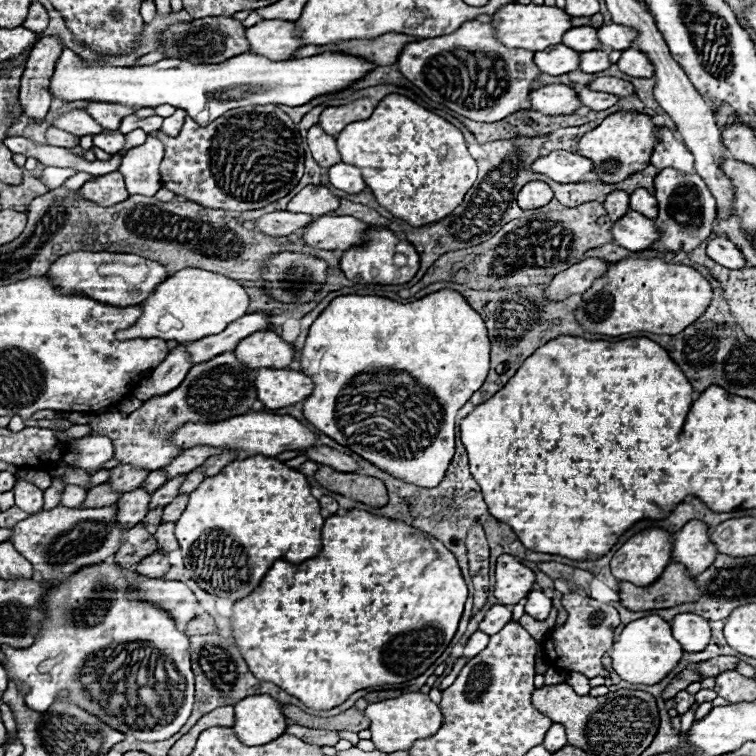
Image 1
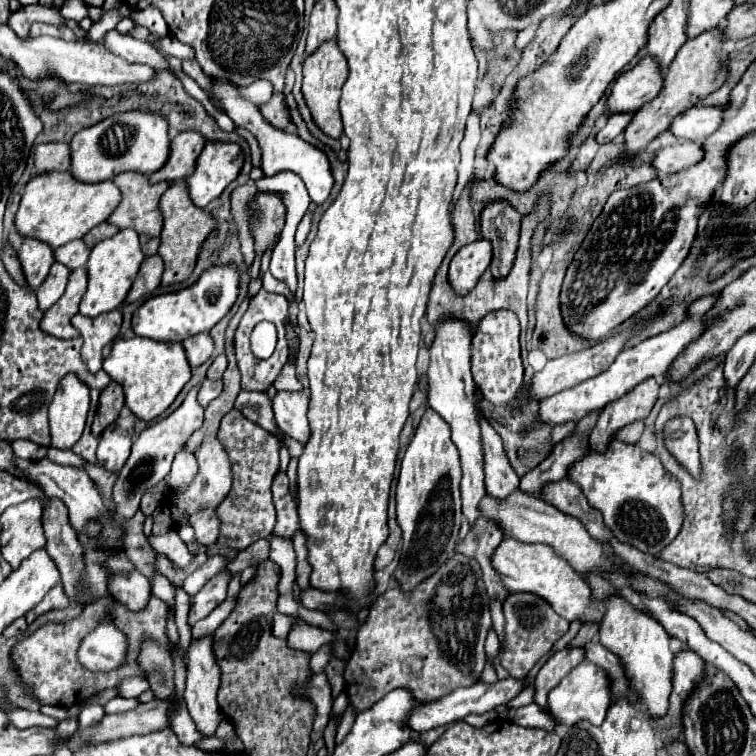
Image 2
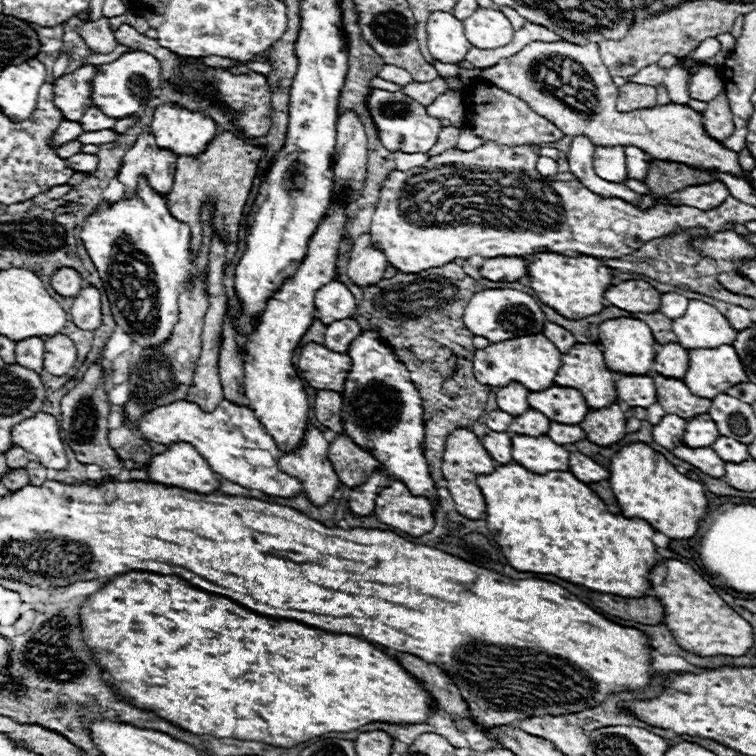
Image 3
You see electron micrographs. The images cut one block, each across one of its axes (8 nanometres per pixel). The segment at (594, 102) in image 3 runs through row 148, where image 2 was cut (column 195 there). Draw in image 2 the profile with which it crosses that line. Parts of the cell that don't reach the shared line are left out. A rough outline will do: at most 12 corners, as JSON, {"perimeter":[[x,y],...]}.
{"perimeter":[[212,636],[188,648],[184,700],[202,736],[222,720]]}

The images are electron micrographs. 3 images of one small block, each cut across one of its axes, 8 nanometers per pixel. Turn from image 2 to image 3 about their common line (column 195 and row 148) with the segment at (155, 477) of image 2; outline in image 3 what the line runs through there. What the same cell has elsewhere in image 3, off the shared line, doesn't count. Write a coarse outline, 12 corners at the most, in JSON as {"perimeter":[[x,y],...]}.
{"perimeter":[[402,92],[368,110],[390,152],[428,152],[444,128]]}

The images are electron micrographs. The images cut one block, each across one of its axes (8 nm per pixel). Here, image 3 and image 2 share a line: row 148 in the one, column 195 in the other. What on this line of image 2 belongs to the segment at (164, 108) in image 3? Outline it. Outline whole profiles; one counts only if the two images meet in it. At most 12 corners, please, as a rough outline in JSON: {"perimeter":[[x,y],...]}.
{"perimeter":[[210,140],[186,178],[206,208],[238,178],[238,142]]}

